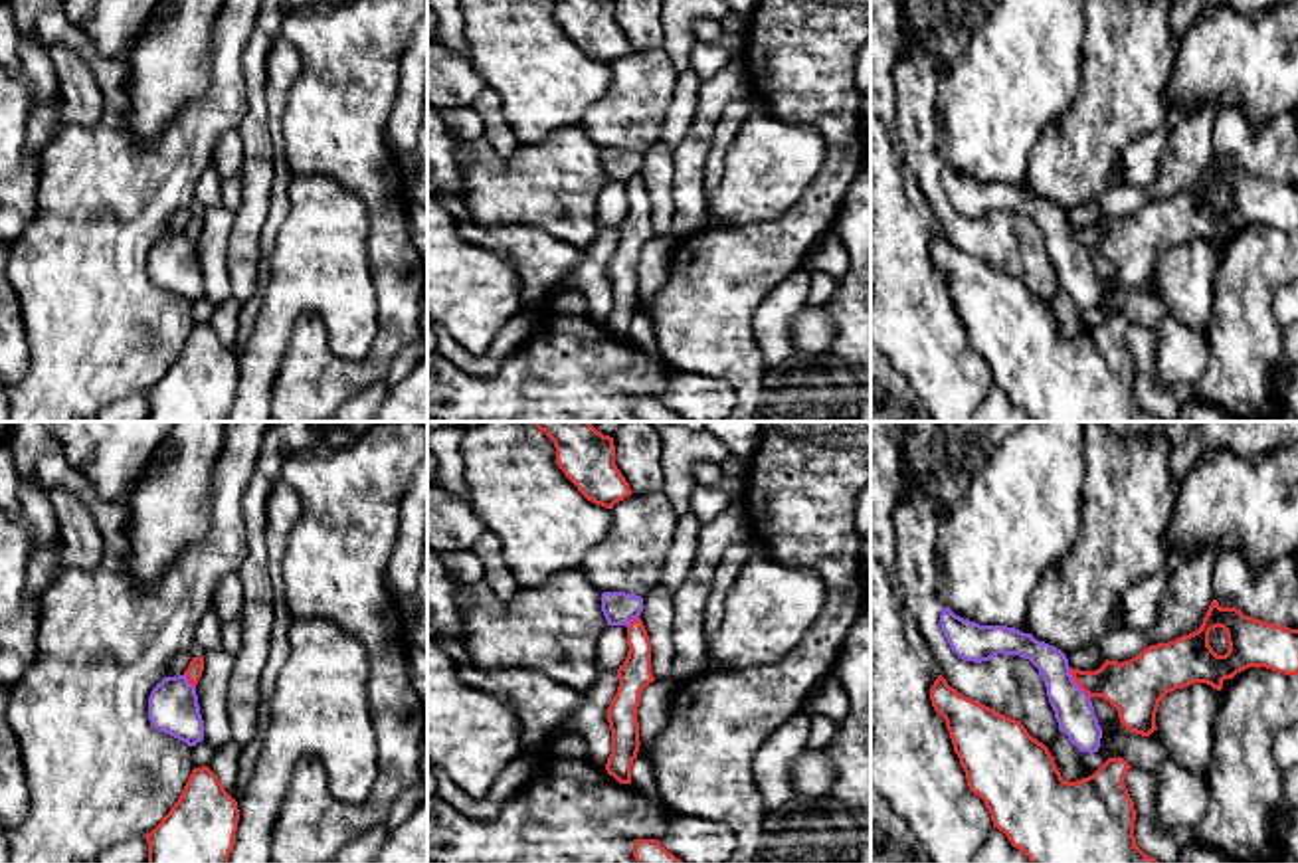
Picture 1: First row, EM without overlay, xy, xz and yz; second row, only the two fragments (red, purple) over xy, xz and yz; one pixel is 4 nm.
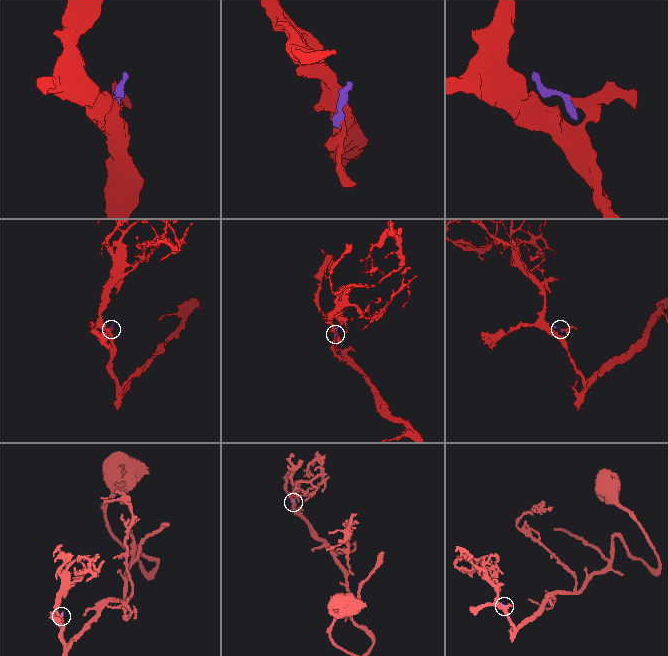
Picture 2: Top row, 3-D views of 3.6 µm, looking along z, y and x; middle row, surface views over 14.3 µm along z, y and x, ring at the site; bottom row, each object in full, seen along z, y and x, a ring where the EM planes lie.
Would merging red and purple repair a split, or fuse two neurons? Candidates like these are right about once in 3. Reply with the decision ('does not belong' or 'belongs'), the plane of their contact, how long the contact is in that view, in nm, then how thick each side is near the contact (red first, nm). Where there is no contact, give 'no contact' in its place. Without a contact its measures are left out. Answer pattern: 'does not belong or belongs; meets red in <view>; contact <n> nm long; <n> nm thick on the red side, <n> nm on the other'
does not belong; meets red in yz; contact 160 nm long; 220 nm thick on the red side, 160 nm on the other

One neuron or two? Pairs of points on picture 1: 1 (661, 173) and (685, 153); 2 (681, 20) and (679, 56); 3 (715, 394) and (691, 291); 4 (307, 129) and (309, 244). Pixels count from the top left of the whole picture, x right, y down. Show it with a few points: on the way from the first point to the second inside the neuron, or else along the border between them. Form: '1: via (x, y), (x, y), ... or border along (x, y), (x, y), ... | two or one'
1: border along (675, 149), (673, 210) | two
2: via (679, 28), (679, 48) | one
3: border along (667, 365), (723, 381), (737, 400) | two
4: border along (295, 173), (327, 175), (351, 192) | two

